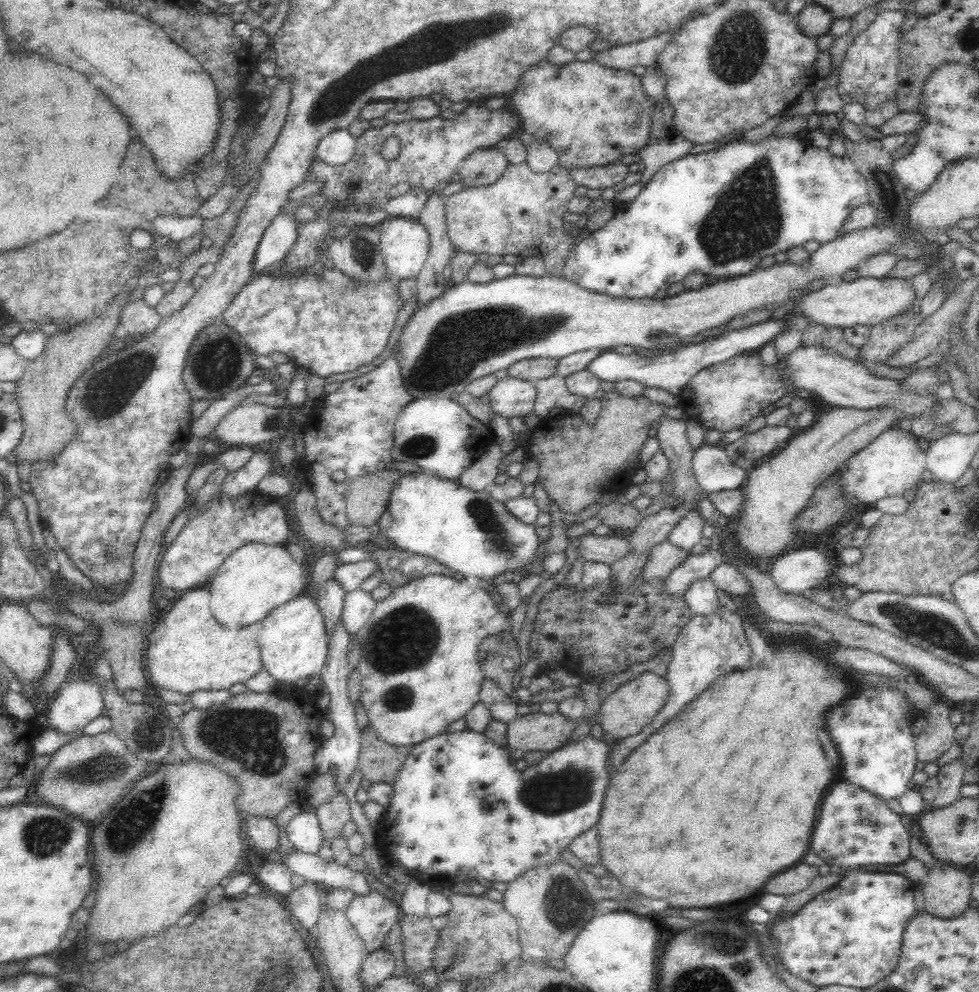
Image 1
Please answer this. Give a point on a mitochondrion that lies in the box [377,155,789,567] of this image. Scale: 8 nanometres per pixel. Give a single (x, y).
(459, 343)

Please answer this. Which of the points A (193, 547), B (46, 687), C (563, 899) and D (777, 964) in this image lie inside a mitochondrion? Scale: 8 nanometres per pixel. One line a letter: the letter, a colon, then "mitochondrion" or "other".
A: mitochondrion
B: other
C: mitochondrion
D: other

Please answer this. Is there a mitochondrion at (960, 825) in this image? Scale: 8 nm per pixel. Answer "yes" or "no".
yes

